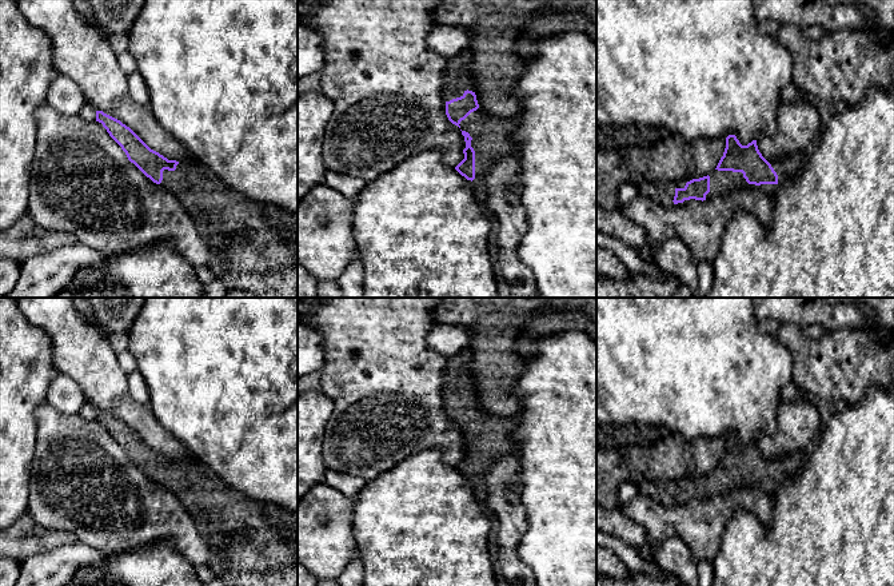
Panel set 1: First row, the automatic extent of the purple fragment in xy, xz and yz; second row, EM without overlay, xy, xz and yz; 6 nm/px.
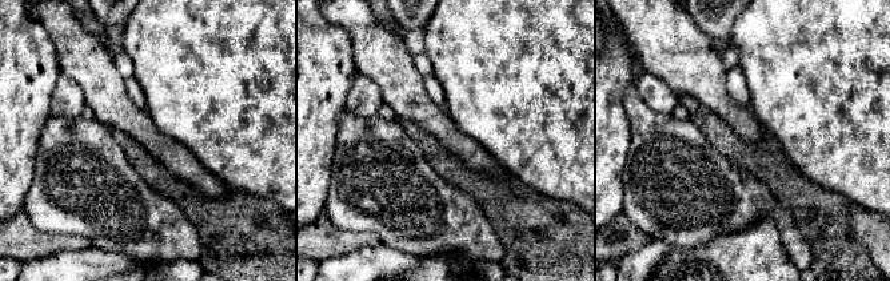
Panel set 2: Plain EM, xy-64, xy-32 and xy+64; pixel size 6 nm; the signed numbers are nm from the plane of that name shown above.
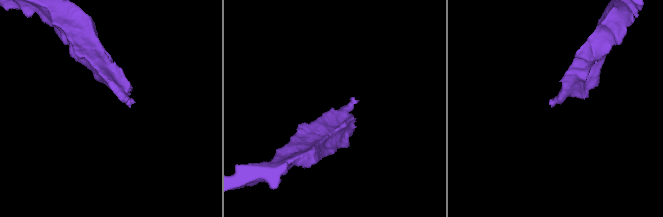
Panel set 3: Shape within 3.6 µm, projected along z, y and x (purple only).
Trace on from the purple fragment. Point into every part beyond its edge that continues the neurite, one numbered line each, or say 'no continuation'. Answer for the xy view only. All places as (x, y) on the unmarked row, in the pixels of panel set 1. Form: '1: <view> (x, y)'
1: xy (246, 549)

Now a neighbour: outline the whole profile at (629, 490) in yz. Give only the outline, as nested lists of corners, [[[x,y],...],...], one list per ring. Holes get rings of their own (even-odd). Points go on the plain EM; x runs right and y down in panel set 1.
[[[623,482],[619,487],[618,507],[630,503],[639,495],[639,486],[634,482]]]

